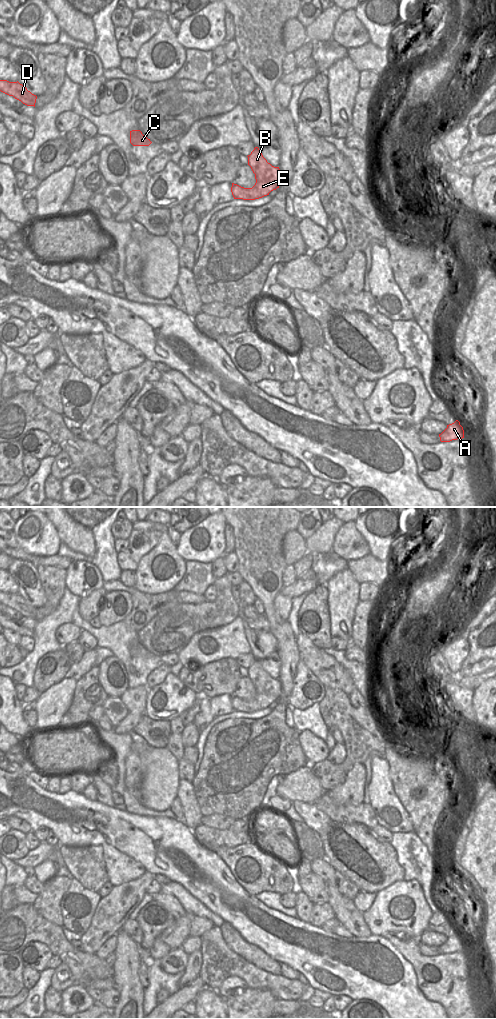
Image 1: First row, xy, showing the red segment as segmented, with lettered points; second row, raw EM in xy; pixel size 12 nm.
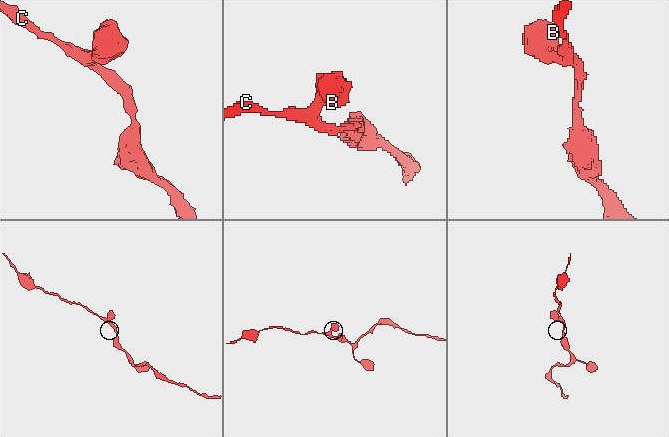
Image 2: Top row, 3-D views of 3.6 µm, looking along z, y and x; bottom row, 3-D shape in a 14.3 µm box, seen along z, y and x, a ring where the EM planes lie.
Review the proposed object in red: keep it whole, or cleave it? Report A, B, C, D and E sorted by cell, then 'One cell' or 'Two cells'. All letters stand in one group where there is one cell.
Groups: A B C D E. One cell.

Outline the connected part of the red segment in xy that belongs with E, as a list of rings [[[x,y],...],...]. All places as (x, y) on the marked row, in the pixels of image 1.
[[[255,147],[247,157],[248,165],[255,174],[256,183],[252,188],[244,188],[232,183],[231,192],[234,199],[255,200],[279,188],[282,184],[282,173],[279,167],[268,163],[258,147]]]

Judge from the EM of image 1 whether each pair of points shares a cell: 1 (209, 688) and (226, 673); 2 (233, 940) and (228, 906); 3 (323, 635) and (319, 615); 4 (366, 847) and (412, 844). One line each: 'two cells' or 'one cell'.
1: one cell
2: two cells
3: one cell
4: two cells

